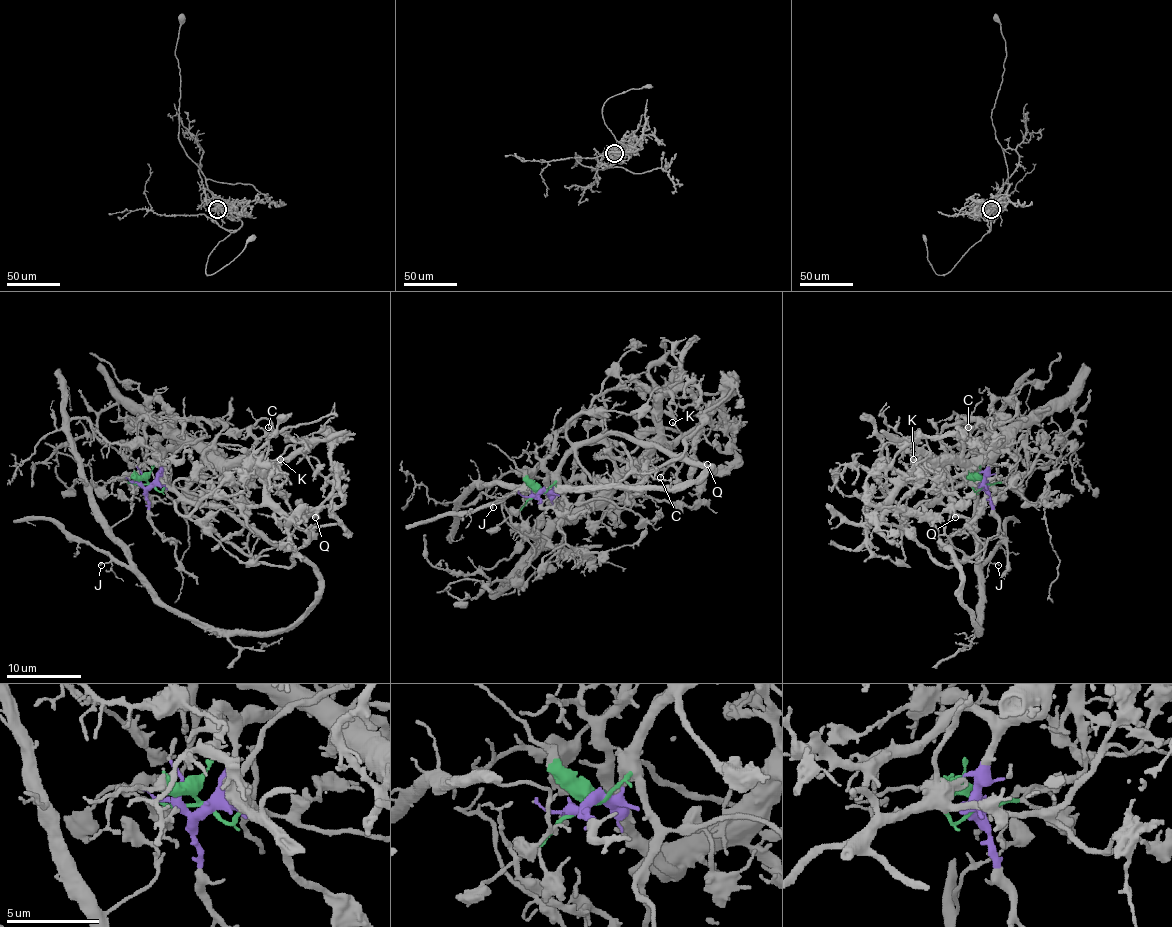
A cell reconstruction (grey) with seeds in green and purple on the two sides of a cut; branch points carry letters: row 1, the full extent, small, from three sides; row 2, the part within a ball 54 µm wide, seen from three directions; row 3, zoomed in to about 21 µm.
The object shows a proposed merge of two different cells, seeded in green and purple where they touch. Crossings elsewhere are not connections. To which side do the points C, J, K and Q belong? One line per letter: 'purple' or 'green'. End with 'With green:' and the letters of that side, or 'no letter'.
C: purple
J: green
K: purple
Q: green
With green: J, Q

